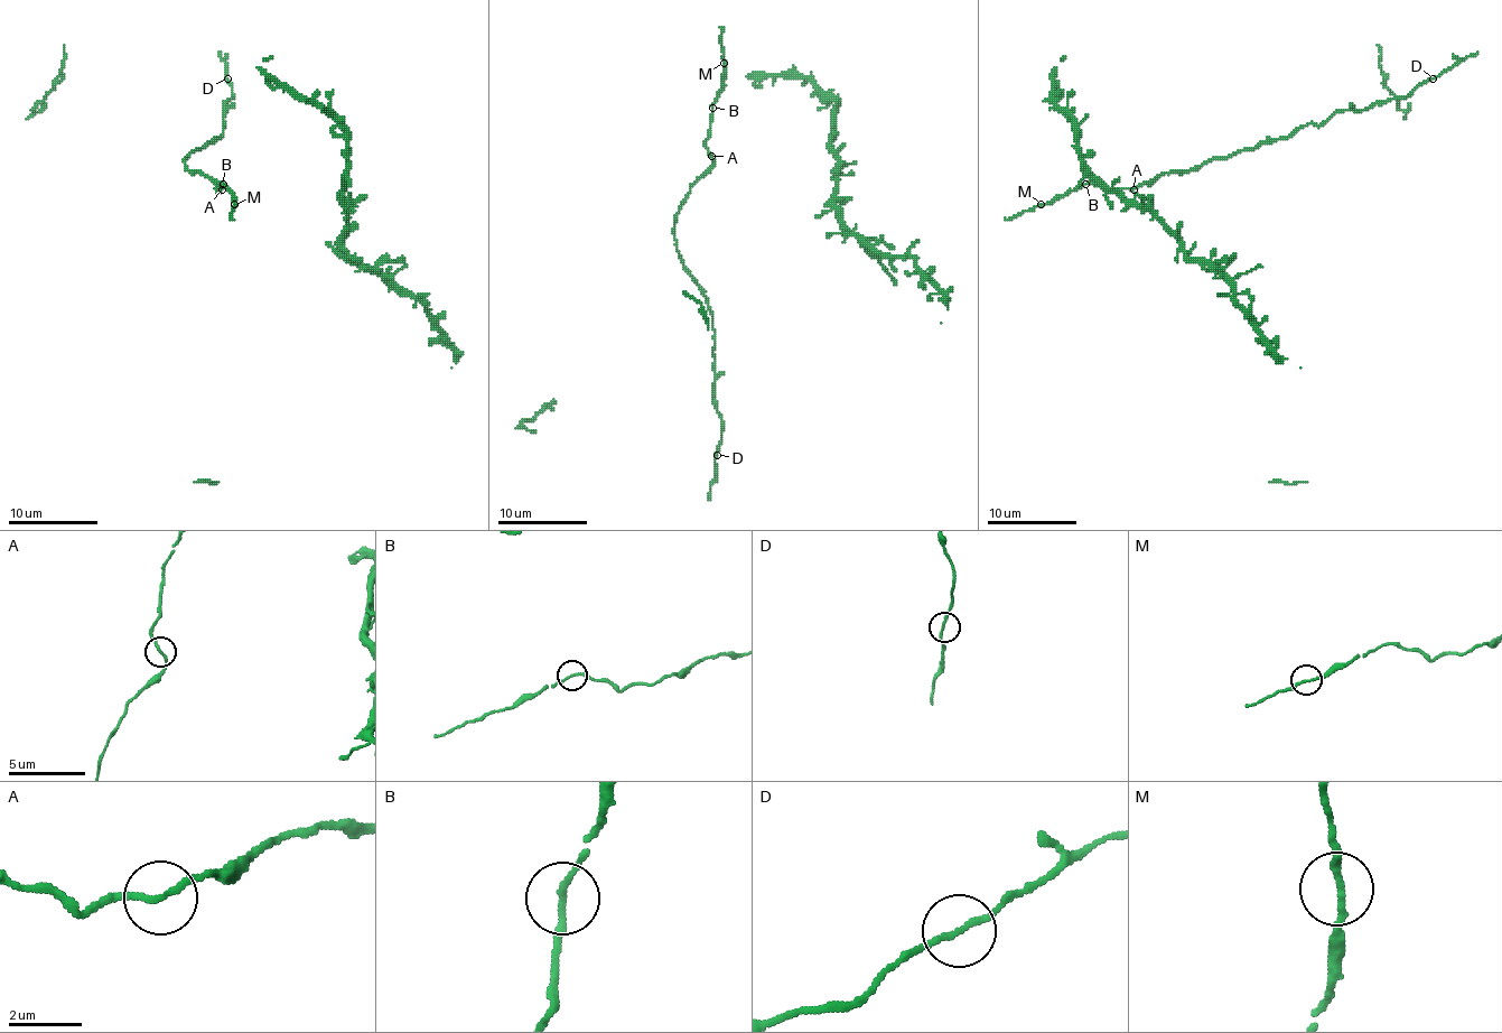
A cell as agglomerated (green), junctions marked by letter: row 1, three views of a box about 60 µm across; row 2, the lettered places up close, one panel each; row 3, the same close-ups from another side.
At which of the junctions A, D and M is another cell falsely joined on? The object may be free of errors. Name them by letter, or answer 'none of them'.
none of them

